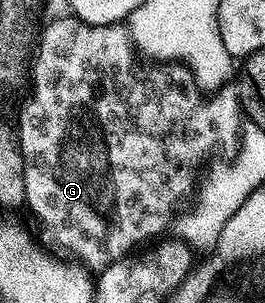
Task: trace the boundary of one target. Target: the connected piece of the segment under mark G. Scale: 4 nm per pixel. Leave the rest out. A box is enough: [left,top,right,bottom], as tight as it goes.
[17,20,245,270]

